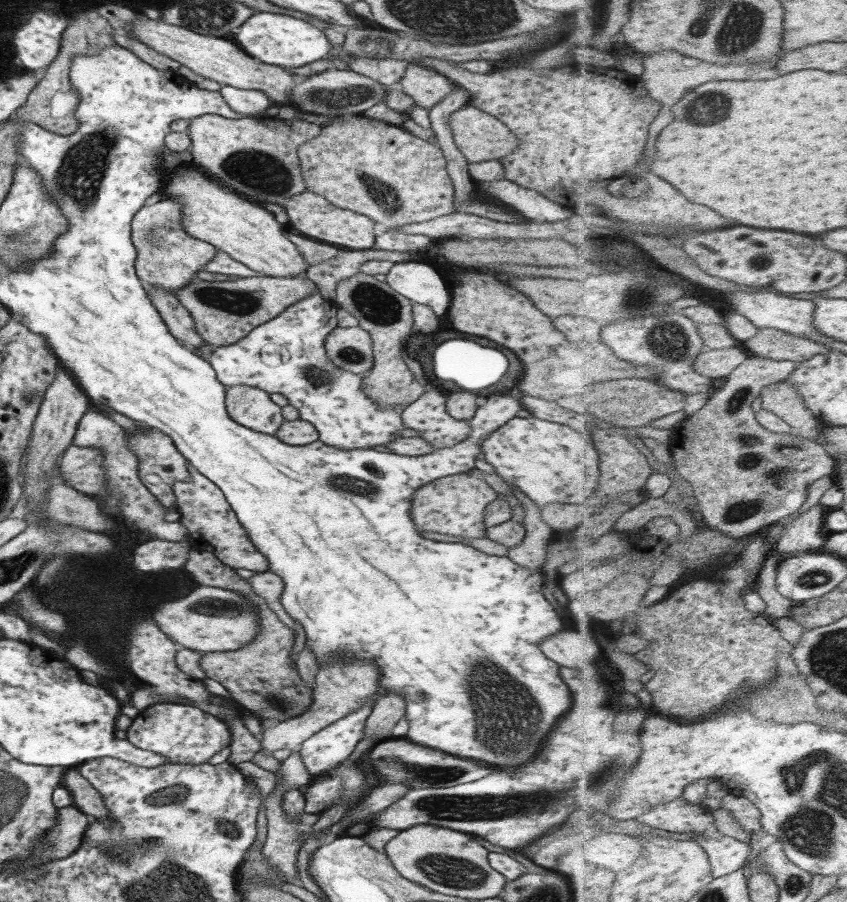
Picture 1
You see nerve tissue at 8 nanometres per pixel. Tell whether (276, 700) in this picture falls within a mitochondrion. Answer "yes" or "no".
yes

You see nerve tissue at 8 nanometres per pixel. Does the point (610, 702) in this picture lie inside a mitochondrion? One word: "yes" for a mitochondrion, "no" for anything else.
no

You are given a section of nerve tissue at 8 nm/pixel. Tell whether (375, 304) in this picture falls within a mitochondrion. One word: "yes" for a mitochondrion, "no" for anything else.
yes

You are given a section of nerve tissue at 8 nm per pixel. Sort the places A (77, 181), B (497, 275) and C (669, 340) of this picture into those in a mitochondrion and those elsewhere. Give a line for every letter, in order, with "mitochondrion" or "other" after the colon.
A: mitochondrion
B: other
C: mitochondrion

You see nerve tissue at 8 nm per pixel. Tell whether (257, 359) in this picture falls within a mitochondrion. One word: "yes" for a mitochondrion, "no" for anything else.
no

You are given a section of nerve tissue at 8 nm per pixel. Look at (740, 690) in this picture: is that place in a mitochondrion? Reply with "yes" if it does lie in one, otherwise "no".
yes

